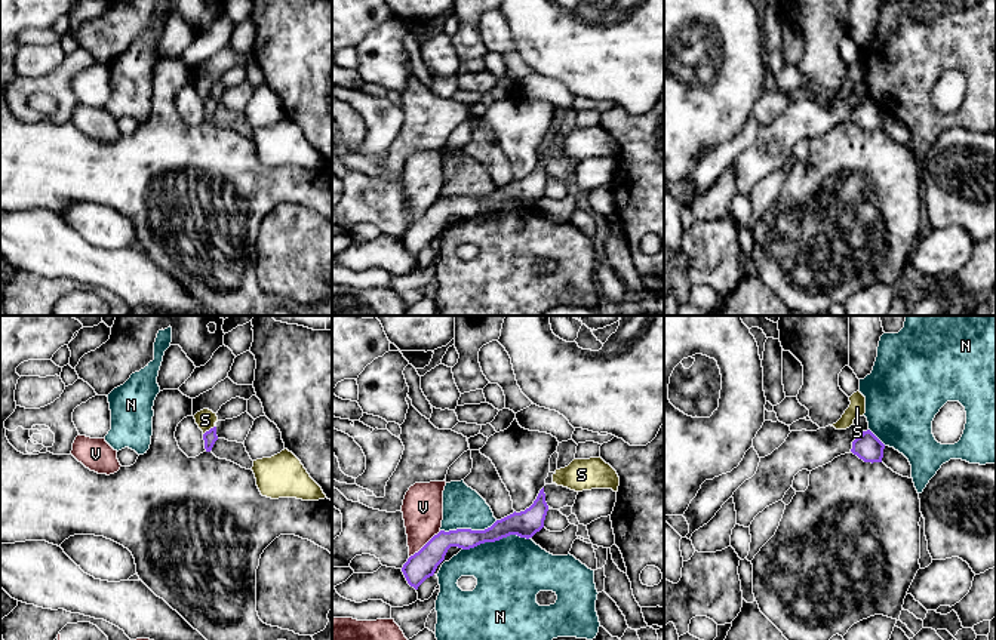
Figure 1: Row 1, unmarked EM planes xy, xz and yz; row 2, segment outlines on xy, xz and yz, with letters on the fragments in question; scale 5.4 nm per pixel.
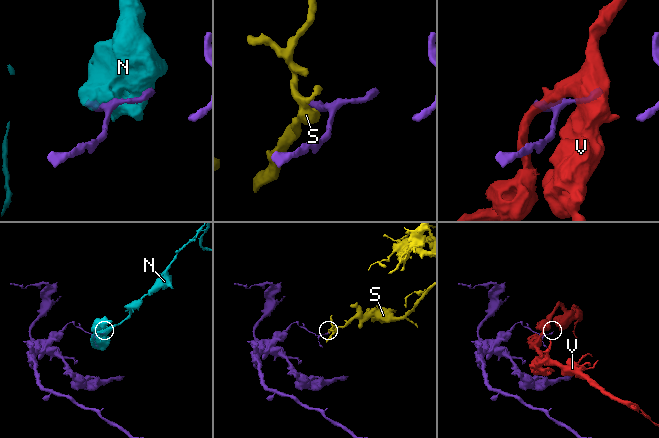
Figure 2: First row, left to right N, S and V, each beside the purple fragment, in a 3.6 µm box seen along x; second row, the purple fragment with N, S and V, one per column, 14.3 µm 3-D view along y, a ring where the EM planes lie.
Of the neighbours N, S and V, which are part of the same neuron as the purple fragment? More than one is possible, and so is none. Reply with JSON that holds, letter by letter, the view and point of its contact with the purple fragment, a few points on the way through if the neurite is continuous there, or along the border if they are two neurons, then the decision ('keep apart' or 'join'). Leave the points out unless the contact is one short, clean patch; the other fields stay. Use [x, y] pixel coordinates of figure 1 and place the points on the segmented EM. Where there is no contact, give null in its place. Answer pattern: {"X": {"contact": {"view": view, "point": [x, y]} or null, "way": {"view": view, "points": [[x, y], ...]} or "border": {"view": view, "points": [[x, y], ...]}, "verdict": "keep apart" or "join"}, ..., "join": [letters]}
{"N": {"contact": {"view": "xz", "point": [495, 540]}, "verdict": "keep apart"}, "S": {"contact": {"view": "xy", "point": [209, 430]}, "border": {"view": "xy", "points": [[214, 425], [203, 434]]}, "verdict": "keep apart"}, "V": {"contact": {"view": "xz", "point": [426, 544]}, "border": {"view": "xz", "points": [[440, 531], [409, 557]]}, "verdict": "keep apart"}, "join": []}

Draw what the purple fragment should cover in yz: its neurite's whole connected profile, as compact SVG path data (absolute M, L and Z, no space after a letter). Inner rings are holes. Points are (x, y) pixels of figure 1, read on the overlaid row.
M863 431L860 437L852 441L851 452L864 462L882 462L885 444L870 431Z

